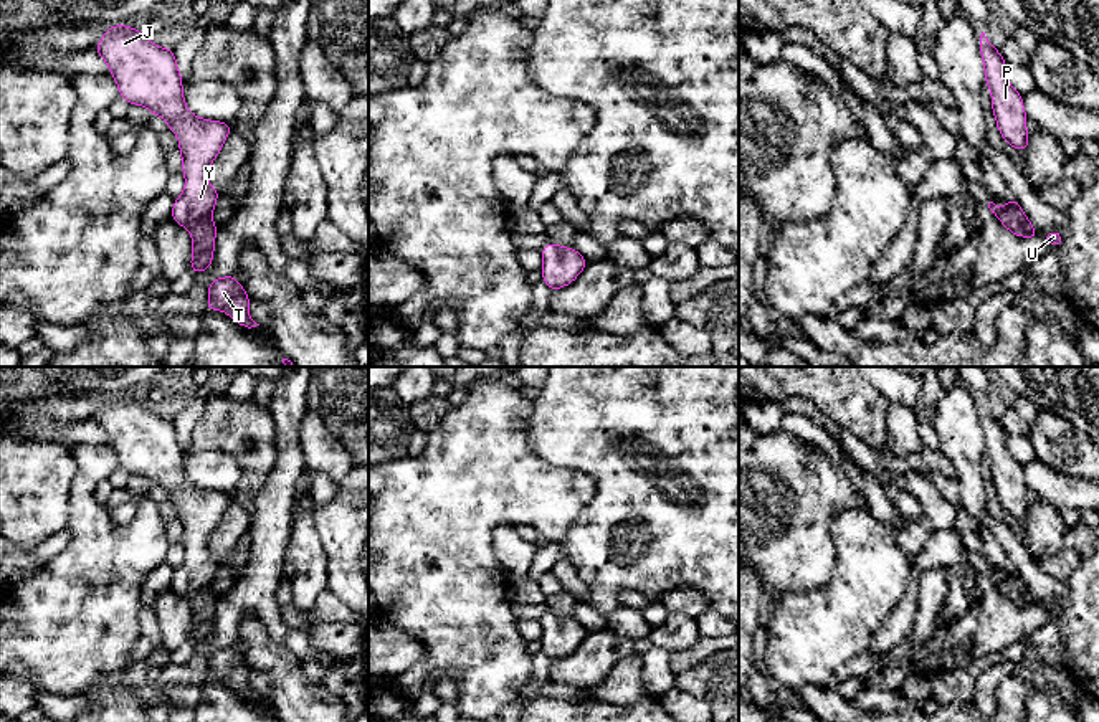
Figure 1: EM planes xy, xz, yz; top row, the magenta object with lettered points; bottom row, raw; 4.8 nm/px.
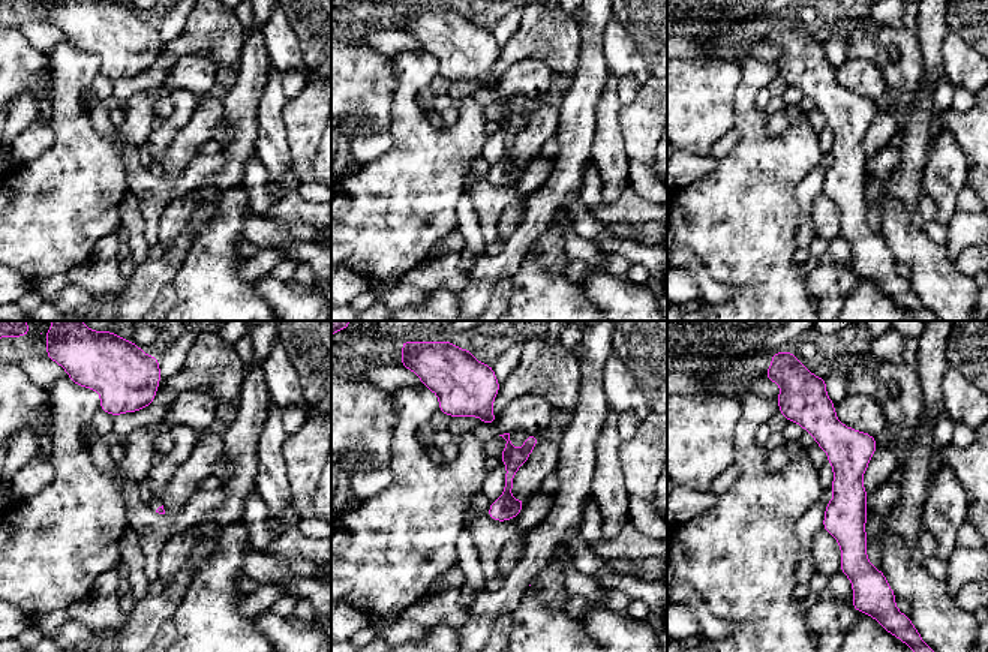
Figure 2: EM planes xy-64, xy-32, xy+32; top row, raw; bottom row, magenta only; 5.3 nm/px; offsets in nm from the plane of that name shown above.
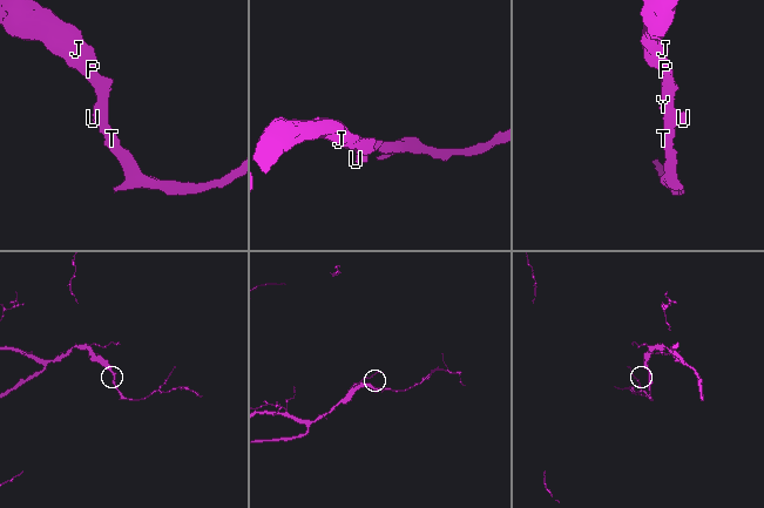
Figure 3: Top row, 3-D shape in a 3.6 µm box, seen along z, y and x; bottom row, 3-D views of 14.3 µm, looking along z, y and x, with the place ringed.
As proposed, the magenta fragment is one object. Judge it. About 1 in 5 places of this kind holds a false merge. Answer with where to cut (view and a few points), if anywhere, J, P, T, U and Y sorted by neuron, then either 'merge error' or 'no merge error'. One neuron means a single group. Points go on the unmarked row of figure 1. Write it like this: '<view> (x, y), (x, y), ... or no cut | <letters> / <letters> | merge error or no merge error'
no cut | J P T U Y | no merge error

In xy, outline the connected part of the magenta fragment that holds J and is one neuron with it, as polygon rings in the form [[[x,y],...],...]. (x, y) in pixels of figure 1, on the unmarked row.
[[[127,395],[109,397],[94,421],[109,436],[119,466],[164,487],[178,507],[185,558],[175,568],[170,587],[190,601],[190,638],[195,644],[203,643],[213,633],[218,596],[212,583],[220,567],[210,555],[208,539],[233,497],[197,487],[187,479],[174,421],[150,413],[144,401]]]

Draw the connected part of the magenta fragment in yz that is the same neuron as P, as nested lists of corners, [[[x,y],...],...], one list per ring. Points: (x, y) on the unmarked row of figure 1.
[[[982,401],[980,425],[985,438],[985,454],[992,463],[992,481],[997,489],[997,499],[1016,520],[1026,522],[1030,504],[1026,502],[1026,482],[1023,466],[1010,454],[1006,448],[1006,431],[997,418],[993,418]]]

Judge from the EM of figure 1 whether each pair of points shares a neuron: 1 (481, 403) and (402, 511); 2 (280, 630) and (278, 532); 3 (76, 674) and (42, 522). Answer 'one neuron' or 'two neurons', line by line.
1: one neuron
2: one neuron
3: two neurons

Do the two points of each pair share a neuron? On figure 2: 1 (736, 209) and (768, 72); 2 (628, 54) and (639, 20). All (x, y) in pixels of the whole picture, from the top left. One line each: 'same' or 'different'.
1: same
2: different

